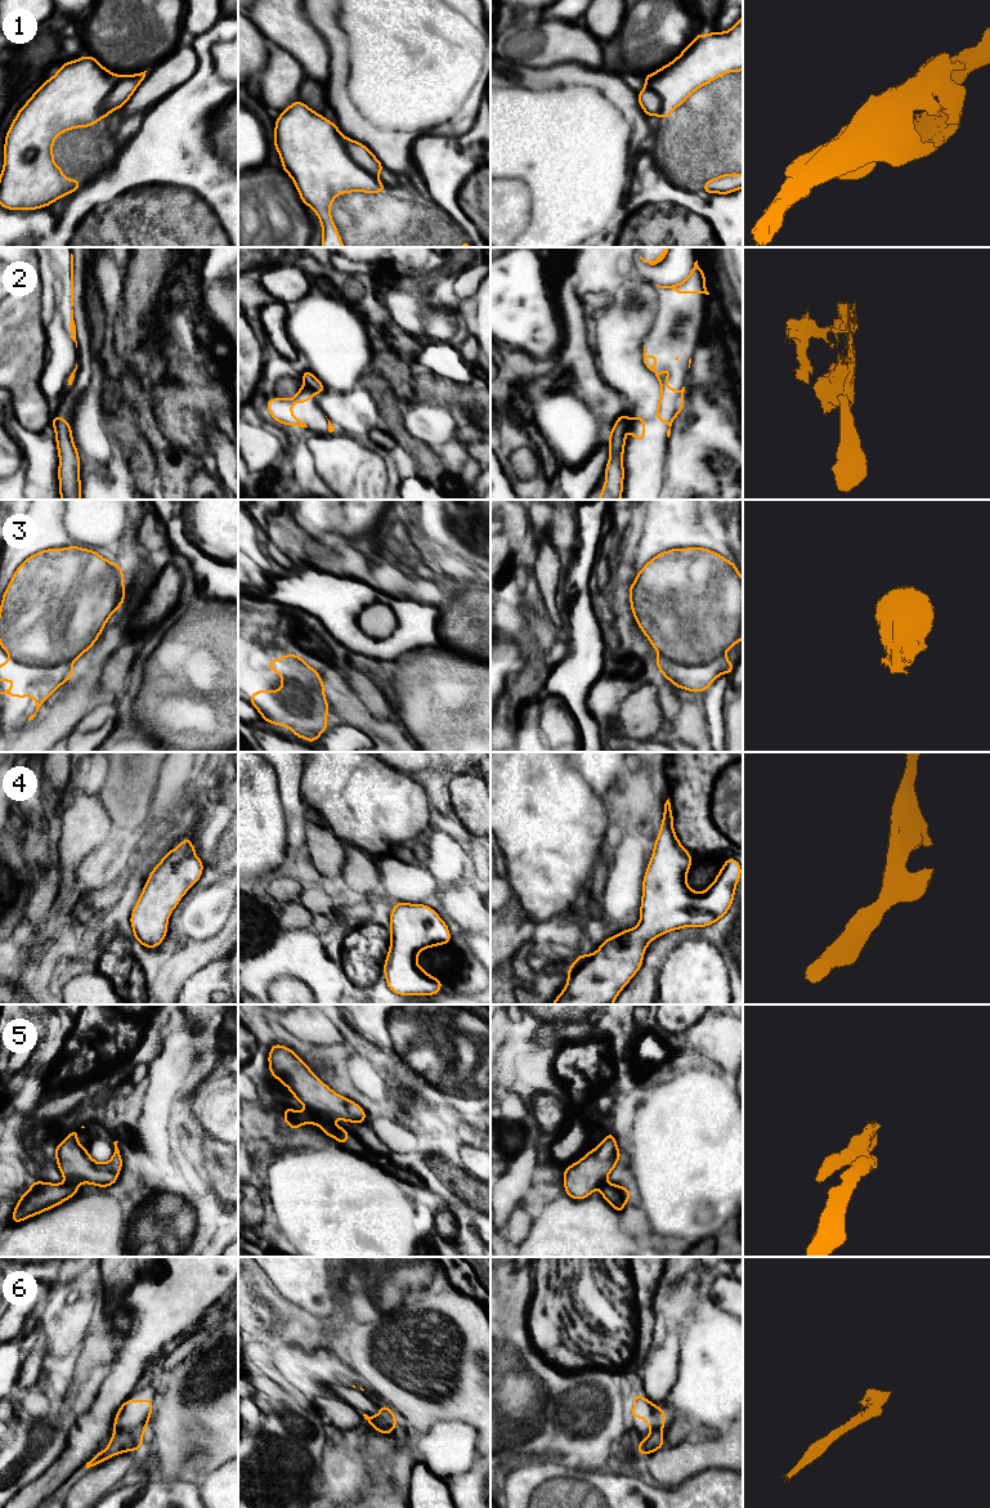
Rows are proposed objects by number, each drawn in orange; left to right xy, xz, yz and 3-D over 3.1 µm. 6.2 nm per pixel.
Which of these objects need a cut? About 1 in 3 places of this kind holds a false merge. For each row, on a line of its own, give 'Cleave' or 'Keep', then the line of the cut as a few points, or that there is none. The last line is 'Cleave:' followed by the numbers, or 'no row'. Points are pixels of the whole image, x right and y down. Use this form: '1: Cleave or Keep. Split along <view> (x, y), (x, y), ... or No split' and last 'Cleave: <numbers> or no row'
1: Cleave. Split along xz (343, 137), (346, 152), (377, 178)
2: Cleave. Split along xz (305, 383), (317, 393)
3: Keep. No split
4: Keep. No split
5: Cleave. Split along xz (308, 1110), (330, 1121)
6: Cleave. Split along xy (116, 1428), (142, 1435)
Cleave: 1, 2, 5, 6

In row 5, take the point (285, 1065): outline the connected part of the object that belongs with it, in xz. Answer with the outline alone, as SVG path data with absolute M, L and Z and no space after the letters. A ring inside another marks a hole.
M272 1046L268 1061L270 1074L285 1084L308 1111L330 1120L366 1123L364 1110L326 1086L291 1048Z

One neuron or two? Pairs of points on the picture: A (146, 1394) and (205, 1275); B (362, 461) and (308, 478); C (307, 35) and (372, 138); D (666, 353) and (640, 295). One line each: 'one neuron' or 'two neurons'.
A: two neurons
B: one neuron
C: two neurons
D: one neuron

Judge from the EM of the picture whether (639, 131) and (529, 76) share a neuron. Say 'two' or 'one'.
one

